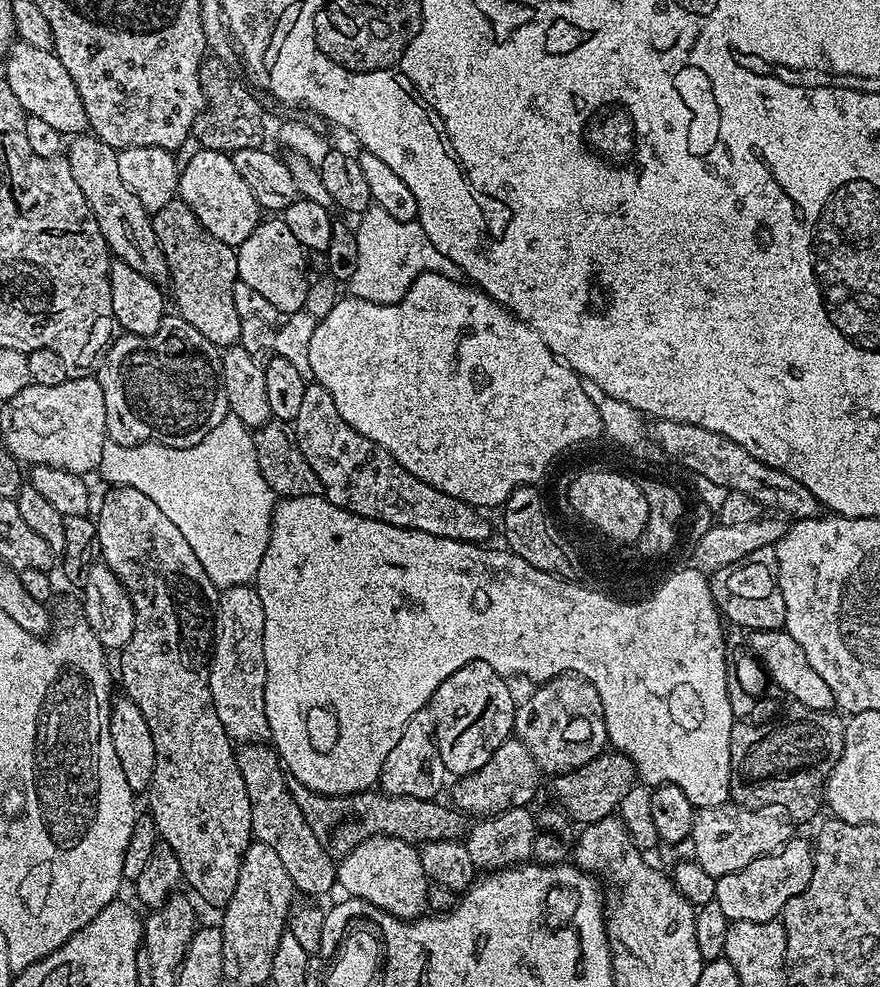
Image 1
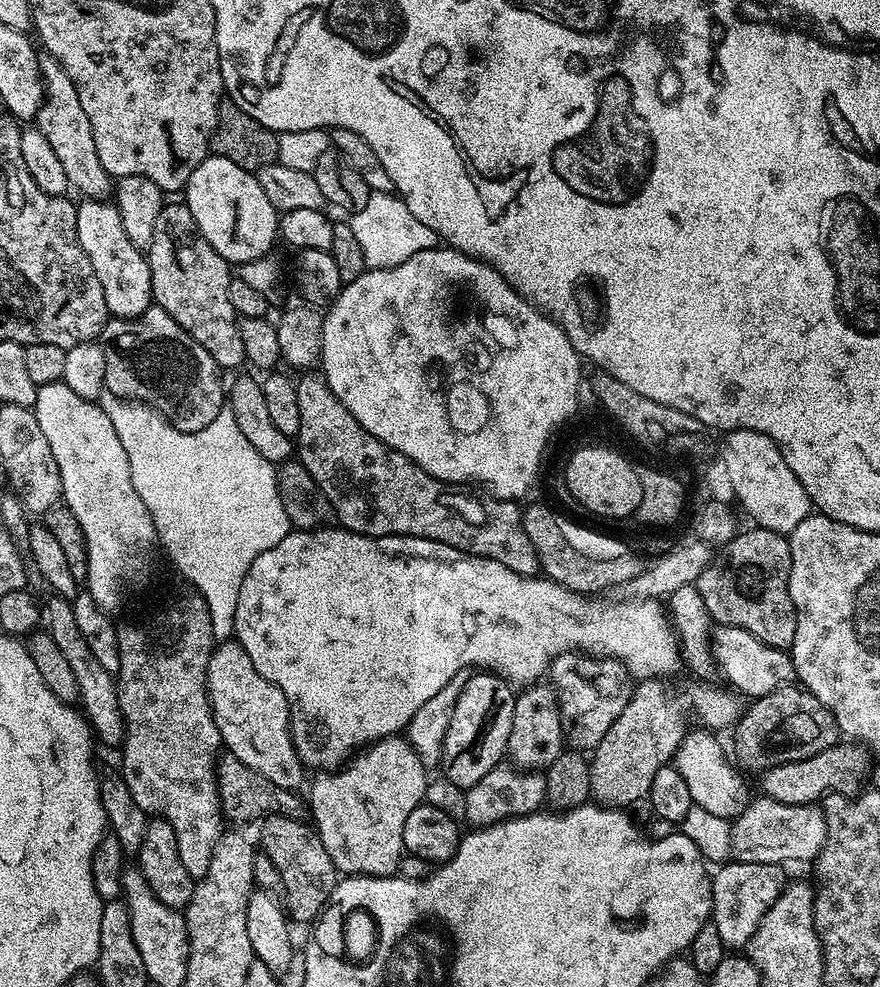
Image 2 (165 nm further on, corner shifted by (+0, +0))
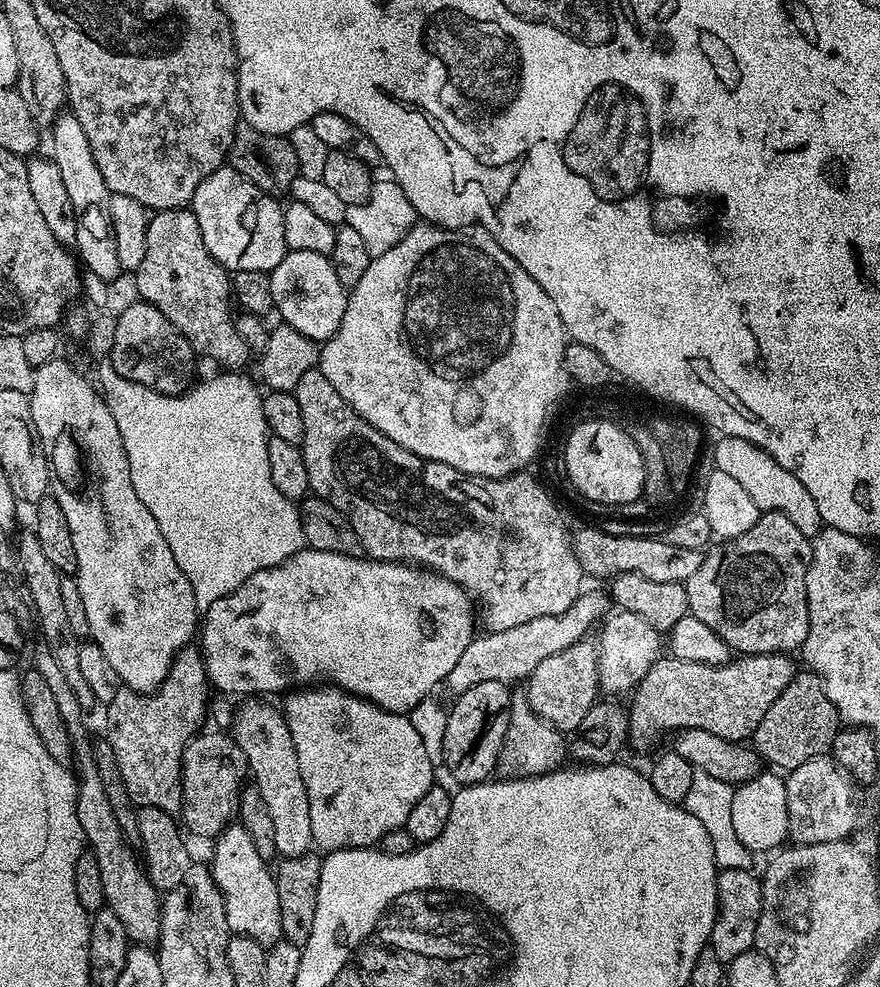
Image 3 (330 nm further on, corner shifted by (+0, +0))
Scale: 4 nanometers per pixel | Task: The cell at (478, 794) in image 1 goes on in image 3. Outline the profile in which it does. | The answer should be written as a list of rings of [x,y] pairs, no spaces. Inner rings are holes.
[[[585,638],[558,654],[550,654],[550,658],[534,666],[526,681],[526,695],[534,714],[565,734],[575,732],[582,718],[586,718],[586,714],[590,714],[590,710],[598,703],[598,648],[590,641]]]

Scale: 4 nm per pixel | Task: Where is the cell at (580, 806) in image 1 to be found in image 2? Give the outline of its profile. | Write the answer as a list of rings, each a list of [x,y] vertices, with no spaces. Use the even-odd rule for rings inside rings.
[[[663,679],[641,680],[632,689],[632,696],[622,706],[622,714],[614,718],[614,726],[606,730],[602,742],[590,756],[590,790],[592,800],[605,808],[631,809],[631,804],[648,795],[654,774],[662,766],[672,764],[680,743],[690,731],[688,715],[700,712],[705,729],[728,728],[739,724],[746,704],[735,691],[715,688],[712,682],[692,682],[685,692],[668,692]]]

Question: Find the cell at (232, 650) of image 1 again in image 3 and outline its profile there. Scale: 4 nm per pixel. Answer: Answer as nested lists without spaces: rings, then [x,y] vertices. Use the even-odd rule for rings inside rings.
[[[248,698],[232,720],[230,735],[238,742],[248,759],[248,770],[254,787],[262,794],[270,818],[274,818],[274,846],[281,857],[306,856],[313,847],[310,830],[310,802],[306,798],[306,782],[298,770],[298,754],[294,754],[294,738],[286,726],[283,711],[263,704],[263,699]]]

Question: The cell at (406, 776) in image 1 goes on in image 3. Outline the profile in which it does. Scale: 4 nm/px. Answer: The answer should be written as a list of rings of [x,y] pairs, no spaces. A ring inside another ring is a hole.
[[[581,591],[574,606],[570,606],[562,614],[534,618],[534,622],[522,622],[522,626],[513,626],[510,630],[485,631],[484,636],[473,635],[470,646],[462,650],[454,670],[450,670],[446,688],[449,688],[452,694],[459,694],[470,690],[470,686],[487,680],[509,686],[515,685],[515,680],[527,681],[528,675],[534,670],[534,666],[538,666],[538,662],[543,662],[545,658],[550,658],[550,654],[558,654],[585,639],[589,635],[588,631],[592,627],[595,629],[609,615],[609,593],[588,591]]]

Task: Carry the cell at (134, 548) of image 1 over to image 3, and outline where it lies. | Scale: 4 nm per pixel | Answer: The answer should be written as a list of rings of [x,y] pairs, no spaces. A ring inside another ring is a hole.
[[[199,647],[183,648],[176,656],[168,676],[155,692],[132,692],[121,687],[118,694],[114,694],[112,701],[106,706],[108,712],[108,745],[114,750],[114,758],[118,762],[118,770],[122,770],[122,782],[126,782],[126,794],[130,794],[133,805],[140,808],[157,808],[173,814],[179,813],[182,806],[182,757],[184,746],[191,742],[205,727],[204,715],[208,712],[208,671],[204,665],[204,654]]]

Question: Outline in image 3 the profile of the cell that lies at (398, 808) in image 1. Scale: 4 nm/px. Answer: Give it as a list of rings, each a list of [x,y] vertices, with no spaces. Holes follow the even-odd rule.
[[[201,731],[184,746],[182,757],[182,806],[178,816],[183,827],[196,836],[215,838],[237,819],[242,793],[250,773],[246,754],[227,731]]]

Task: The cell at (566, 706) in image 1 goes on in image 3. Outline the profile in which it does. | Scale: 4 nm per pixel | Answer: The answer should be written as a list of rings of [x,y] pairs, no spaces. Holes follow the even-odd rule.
[[[623,610],[613,611],[603,621],[599,632],[598,678],[600,679],[600,692],[604,694],[616,694],[612,692],[631,693],[636,685],[642,682],[642,678],[646,678],[650,666],[658,659],[659,652],[656,651],[659,650],[660,644],[662,648],[662,634],[654,626],[650,626],[650,622],[646,622],[646,618],[642,618],[638,614],[630,614]]]

